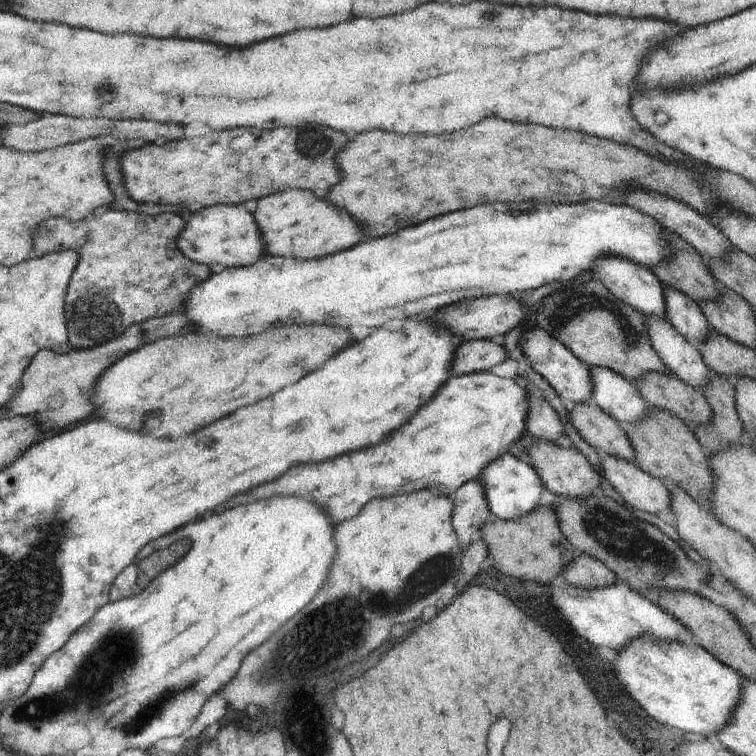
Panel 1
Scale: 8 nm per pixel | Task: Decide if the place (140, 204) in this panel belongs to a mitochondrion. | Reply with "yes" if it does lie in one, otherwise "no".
no

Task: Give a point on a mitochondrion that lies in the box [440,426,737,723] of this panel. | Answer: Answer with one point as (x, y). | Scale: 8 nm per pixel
(611, 530)

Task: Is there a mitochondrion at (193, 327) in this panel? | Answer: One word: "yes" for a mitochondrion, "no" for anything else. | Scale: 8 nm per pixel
no

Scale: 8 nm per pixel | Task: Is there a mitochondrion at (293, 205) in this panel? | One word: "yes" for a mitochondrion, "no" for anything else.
no

